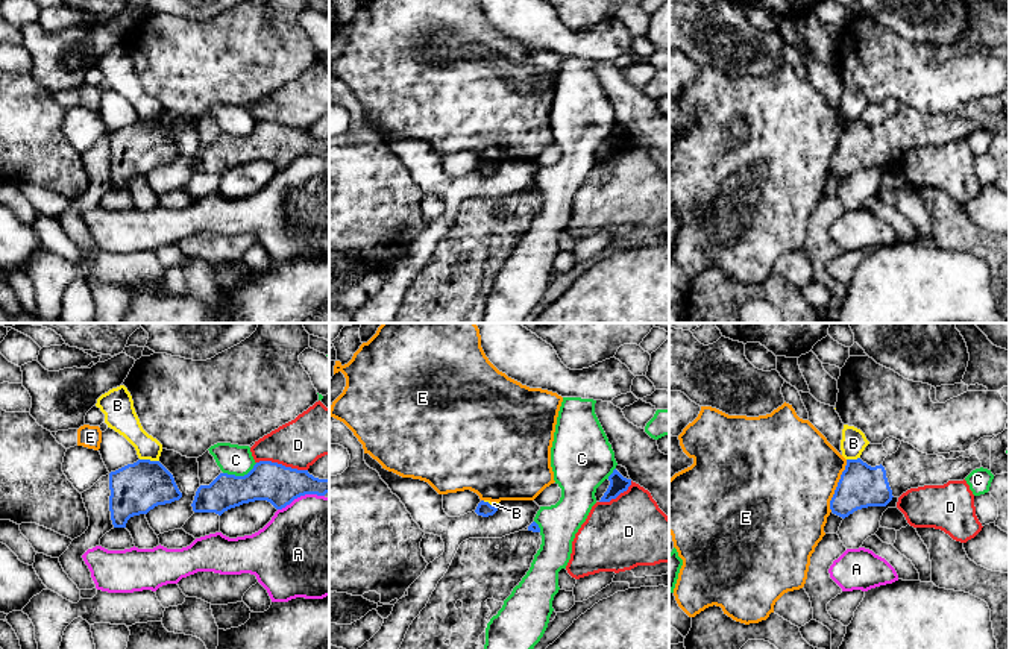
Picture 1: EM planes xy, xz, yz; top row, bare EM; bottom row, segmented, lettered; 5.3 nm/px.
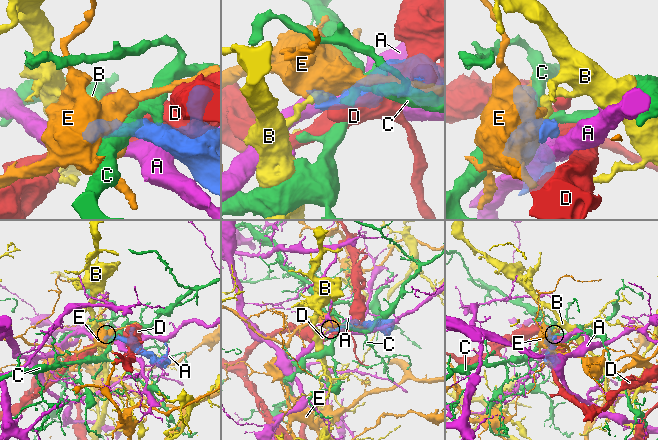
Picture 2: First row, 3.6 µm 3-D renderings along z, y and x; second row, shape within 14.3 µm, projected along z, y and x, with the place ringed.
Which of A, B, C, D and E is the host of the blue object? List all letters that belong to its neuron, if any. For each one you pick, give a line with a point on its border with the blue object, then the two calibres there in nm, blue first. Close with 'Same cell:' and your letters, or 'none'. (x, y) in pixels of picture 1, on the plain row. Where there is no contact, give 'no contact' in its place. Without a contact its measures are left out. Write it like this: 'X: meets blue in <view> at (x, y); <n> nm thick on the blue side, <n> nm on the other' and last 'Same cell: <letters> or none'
Same cell: none

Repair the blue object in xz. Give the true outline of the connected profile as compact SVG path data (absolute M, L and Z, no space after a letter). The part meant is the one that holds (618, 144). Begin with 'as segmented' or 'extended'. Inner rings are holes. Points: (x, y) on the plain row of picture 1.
as segmented; M616 129L608 136L610 146L599 162L610 162L616 159L621 153L627 152L631 146L631 140L624 138Z

